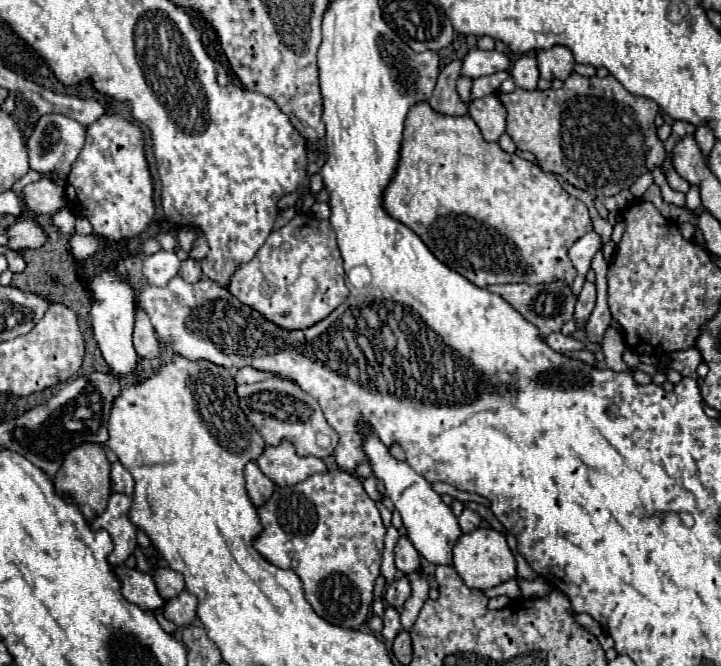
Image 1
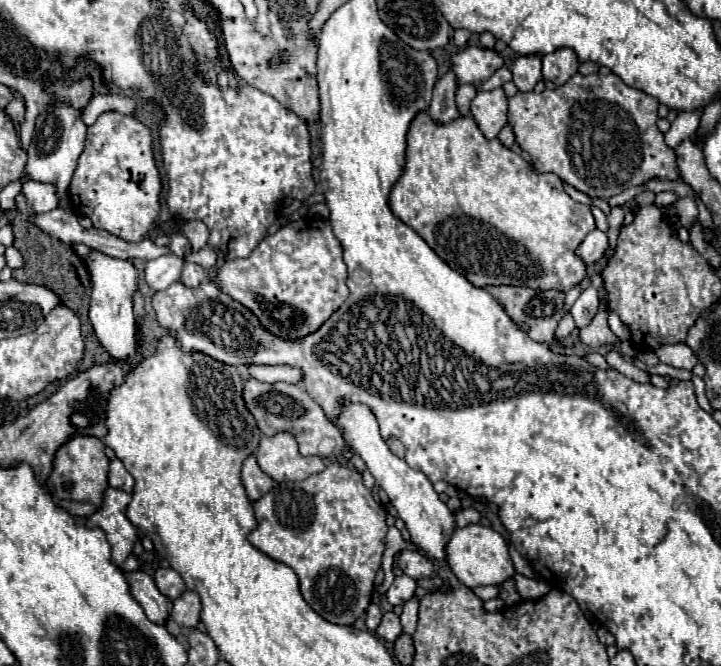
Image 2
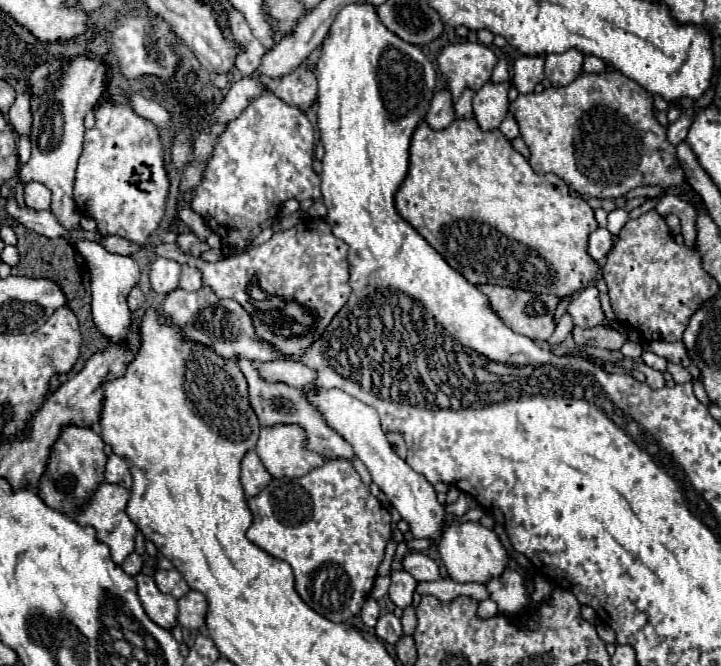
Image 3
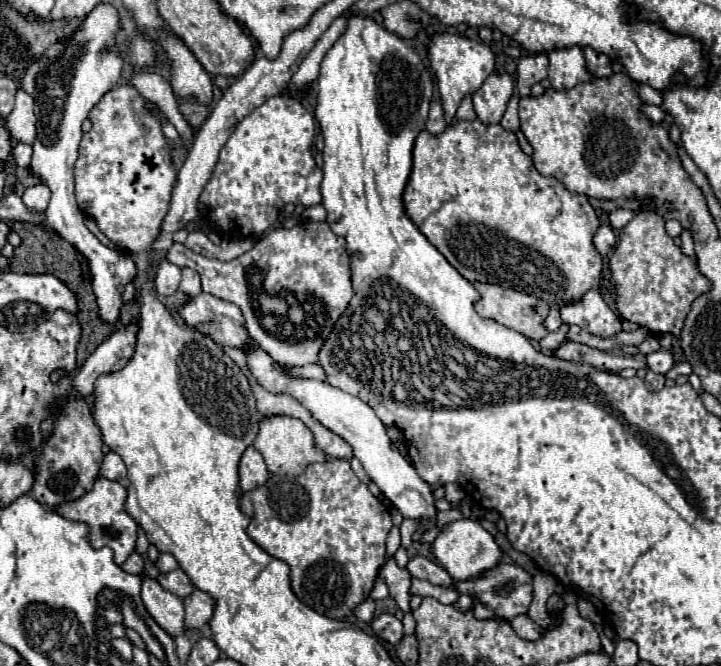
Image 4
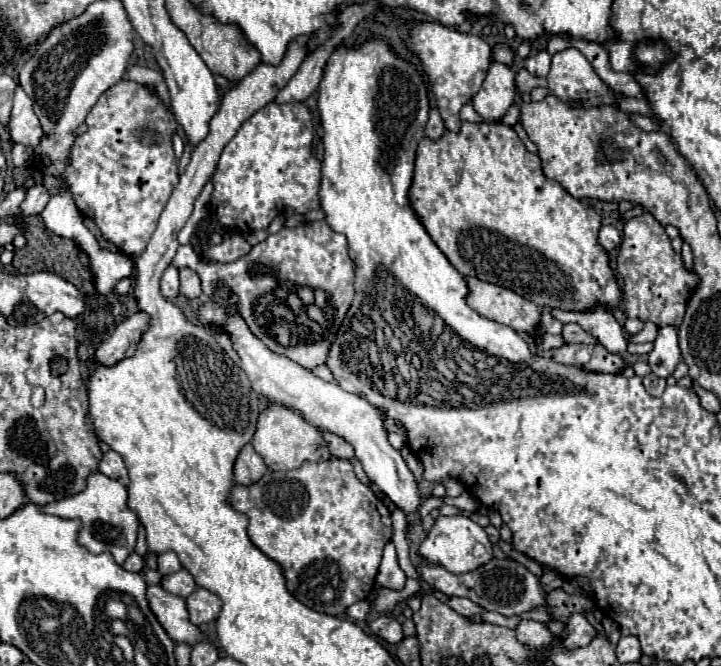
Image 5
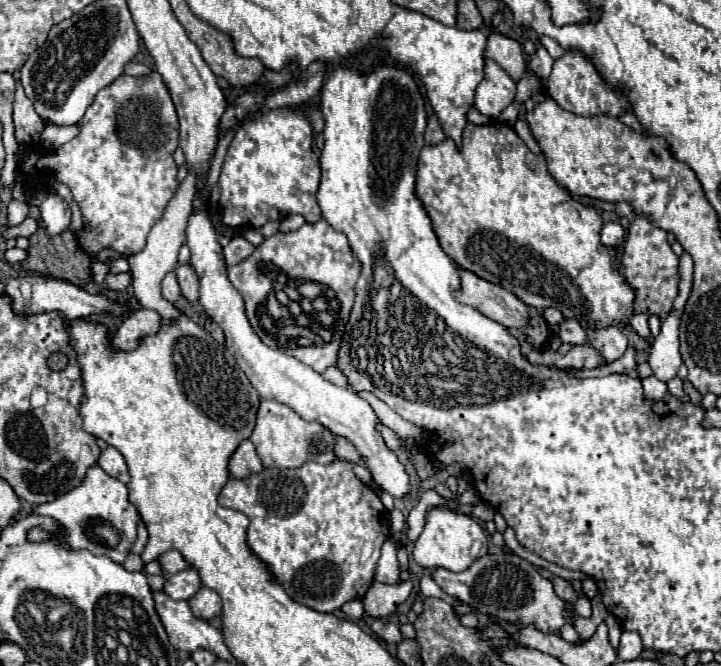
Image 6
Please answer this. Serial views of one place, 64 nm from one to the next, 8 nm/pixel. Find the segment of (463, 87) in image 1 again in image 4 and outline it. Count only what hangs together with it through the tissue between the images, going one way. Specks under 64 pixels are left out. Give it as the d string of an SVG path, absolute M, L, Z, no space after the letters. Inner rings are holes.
M466 94L466 96L462 98L462 102L460 102L458 110L456 110L456 118L458 118L458 120L474 120L474 118L476 118L474 108L472 108L472 96L470 96L470 94Z

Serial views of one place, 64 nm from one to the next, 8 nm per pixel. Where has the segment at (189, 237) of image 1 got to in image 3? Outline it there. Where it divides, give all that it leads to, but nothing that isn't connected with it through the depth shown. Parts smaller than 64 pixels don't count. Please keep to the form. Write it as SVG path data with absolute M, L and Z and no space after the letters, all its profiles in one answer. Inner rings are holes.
M178 210L178 218L190 228L192 234L196 234L196 238L198 238L200 242L206 242L208 236L212 234L210 228L208 228L208 224L204 222L204 218L198 216L198 214L194 214L192 210Z

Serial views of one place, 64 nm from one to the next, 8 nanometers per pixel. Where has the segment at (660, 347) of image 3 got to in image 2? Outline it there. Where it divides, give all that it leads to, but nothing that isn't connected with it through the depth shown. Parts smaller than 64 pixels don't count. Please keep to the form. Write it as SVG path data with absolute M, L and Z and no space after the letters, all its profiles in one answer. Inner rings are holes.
M662 346L662 350L656 350L656 355L660 358L660 362L674 366L674 368L684 368L688 372L692 372L692 368L698 364L696 354L688 348L688 346Z

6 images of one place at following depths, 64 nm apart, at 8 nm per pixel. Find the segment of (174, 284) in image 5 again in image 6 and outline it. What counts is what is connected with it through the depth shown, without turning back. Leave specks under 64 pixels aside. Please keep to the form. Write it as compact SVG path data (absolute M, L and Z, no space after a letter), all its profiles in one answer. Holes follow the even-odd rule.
M168 272L162 280L162 296L168 302L176 302L180 298L180 288L178 288L178 278L174 272Z

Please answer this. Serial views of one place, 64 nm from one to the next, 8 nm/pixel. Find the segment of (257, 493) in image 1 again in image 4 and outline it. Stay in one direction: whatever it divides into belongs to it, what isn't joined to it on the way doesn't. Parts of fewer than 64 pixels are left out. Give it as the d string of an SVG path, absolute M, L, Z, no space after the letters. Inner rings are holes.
M250 446L240 460L240 490L250 492L250 490L262 486L268 478L270 478L270 474L264 464L264 458L260 456L260 452L254 446Z

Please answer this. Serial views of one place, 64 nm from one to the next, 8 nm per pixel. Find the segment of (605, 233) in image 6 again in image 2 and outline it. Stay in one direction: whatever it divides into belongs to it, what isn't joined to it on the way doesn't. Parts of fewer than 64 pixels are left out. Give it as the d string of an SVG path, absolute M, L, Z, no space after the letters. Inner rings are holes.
M592 230L592 232L582 240L582 244L576 248L576 256L578 256L586 266L590 266L590 264L598 262L598 260L604 256L606 248L608 248L608 238L606 238L606 234L600 232L600 230Z

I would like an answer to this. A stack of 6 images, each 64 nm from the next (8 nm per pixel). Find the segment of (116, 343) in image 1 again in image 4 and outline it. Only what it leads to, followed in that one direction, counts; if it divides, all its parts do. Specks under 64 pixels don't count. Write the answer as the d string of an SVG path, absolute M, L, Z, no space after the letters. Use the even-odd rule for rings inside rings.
M112 4L96 6L84 20L82 28L68 40L54 44L44 56L40 56L22 78L22 88L36 102L36 140L30 162L30 174L44 182L50 192L50 204L46 208L46 224L54 228L62 238L72 242L86 258L92 274L92 290L96 296L98 316L108 326L116 328L122 312L122 292L136 276L136 264L124 250L112 250L88 232L84 226L84 214L74 198L74 164L78 158L78 146L82 140L82 122L98 100L116 86L122 70L118 54L110 52L114 32L118 30L118 14Z

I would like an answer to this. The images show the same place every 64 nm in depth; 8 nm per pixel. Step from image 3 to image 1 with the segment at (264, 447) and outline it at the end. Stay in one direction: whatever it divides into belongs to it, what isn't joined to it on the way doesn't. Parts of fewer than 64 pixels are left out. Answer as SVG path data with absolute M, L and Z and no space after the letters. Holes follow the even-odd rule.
M290 442L266 446L264 454L258 458L258 466L278 486L294 486L308 480L312 474L324 474L328 470L324 460L316 456L296 456Z

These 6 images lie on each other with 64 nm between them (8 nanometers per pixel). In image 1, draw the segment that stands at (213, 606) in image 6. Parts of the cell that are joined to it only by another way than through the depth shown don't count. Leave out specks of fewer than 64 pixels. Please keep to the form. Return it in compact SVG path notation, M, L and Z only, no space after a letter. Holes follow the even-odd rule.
M184 590L176 598L166 600L162 612L170 622L182 628L182 626L188 626L196 618L196 606L198 606L198 598Z

